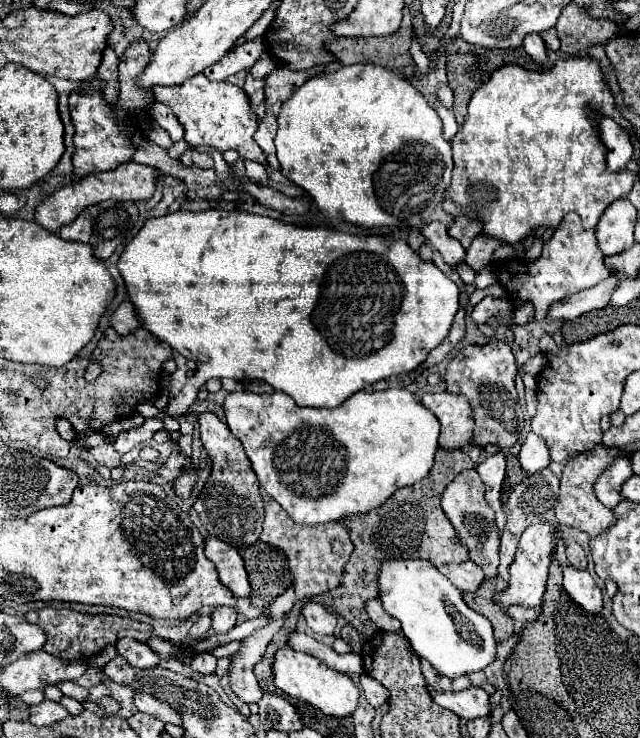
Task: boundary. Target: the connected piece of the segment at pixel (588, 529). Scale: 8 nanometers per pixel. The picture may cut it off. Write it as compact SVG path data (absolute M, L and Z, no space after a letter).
M596 445L588 453L578 453L576 457L572 457L566 463L566 467L562 471L564 475L562 475L562 481L560 481L558 502L554 507L559 525L577 528L592 537L598 535L598 533L604 533L614 523L612 511L602 507L602 503L596 499L596 495L592 491L592 485L598 479L598 475L613 463L616 455L620 455L618 449Z

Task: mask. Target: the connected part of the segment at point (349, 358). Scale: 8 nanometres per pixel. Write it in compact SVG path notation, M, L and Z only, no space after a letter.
M206 209L206 211L176 211L168 213L164 217L154 217L144 223L144 227L130 239L126 249L122 251L118 259L118 271L124 279L126 293L130 303L136 309L140 327L150 331L156 339L168 343L172 349L182 353L188 359L196 361L196 372L189 377L184 388L168 399L166 413L170 417L186 415L190 405L196 401L199 389L212 377L232 377L232 379L244 381L244 379L259 380L272 385L276 391L282 391L290 395L296 405L300 407L338 407L344 399L348 399L352 393L370 387L372 383L392 377L392 375L404 375L414 371L420 363L426 361L428 351L438 347L450 333L452 319L458 313L458 297L460 289L458 285L446 277L432 261L420 259L420 255L402 239L394 237L380 237L380 235L352 235L344 231L334 229L312 229L312 227L298 227L288 225L270 217L250 215L244 211L224 211L224 209Z

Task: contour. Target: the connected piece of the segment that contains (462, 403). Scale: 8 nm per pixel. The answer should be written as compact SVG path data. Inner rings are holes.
M428 393L420 397L420 403L430 409L440 421L438 445L444 451L454 451L472 441L474 419L470 403L464 395L452 393Z

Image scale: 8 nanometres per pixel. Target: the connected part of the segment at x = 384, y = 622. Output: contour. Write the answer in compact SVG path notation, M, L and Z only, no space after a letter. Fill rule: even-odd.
M378 597L372 599L372 601L366 601L364 609L366 609L368 617L374 621L374 625L376 625L380 631L400 631L400 623L382 609Z

